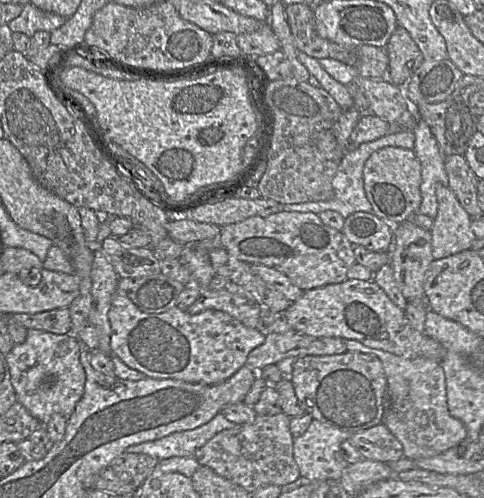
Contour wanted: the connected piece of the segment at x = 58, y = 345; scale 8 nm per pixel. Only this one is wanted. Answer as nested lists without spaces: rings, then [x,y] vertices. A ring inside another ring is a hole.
[[[28,329],[23,343],[5,355],[17,402],[42,425],[56,413],[69,418],[84,394],[86,373],[80,362],[80,340],[72,334]]]

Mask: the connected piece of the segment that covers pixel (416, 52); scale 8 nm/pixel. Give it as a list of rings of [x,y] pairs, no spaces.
[[[397,26],[385,49],[389,57],[387,79],[399,87],[405,87],[423,63],[423,54],[409,32],[401,26]]]

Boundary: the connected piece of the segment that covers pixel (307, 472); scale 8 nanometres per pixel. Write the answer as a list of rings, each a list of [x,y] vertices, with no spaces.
[[[315,419],[305,433],[293,440],[293,457],[298,466],[300,477],[308,482],[339,480],[348,463],[341,455],[340,445],[349,440],[351,434],[327,426]]]

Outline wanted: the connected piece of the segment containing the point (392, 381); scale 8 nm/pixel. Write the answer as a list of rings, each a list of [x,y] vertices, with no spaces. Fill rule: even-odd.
[[[354,340],[344,342],[347,351],[374,355],[381,361],[386,377],[386,409],[382,423],[401,443],[403,457],[414,461],[434,457],[467,439],[464,424],[449,412],[441,362],[427,358],[402,358]]]

